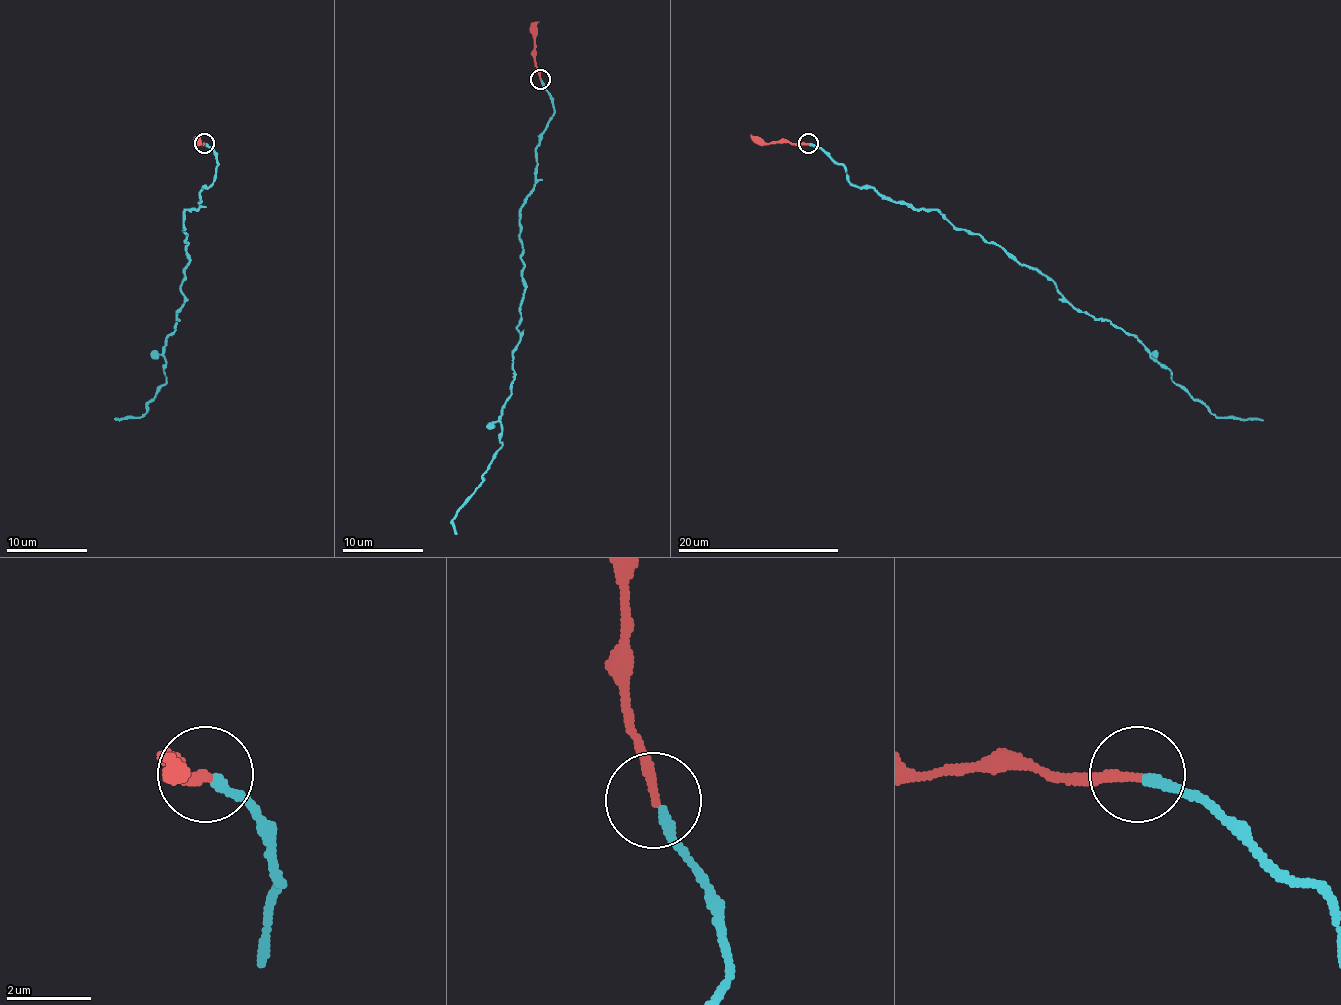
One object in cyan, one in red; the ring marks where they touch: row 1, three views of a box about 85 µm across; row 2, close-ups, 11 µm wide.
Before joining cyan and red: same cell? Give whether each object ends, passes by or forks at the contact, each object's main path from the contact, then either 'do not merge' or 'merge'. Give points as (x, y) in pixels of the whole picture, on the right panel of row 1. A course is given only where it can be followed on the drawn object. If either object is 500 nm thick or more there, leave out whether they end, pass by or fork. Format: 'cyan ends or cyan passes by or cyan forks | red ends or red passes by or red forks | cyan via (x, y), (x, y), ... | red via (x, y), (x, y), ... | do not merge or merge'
cyan ends | red ends | cyan via (809, 144), (843, 166), (857, 186), (940, 212), (1037, 267), (1071, 303), (1138, 340), (1217, 416), (1263, 420) | red via (809, 144), (760, 144), (750, 134) | merge

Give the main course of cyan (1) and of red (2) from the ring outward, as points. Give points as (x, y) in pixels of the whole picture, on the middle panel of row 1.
1: (540, 80), (555, 114), (520, 211), (524, 292), (512, 393), (502, 445), (454, 520), (458, 534)
2: (540, 80), (534, 59), (534, 31), (538, 21)

